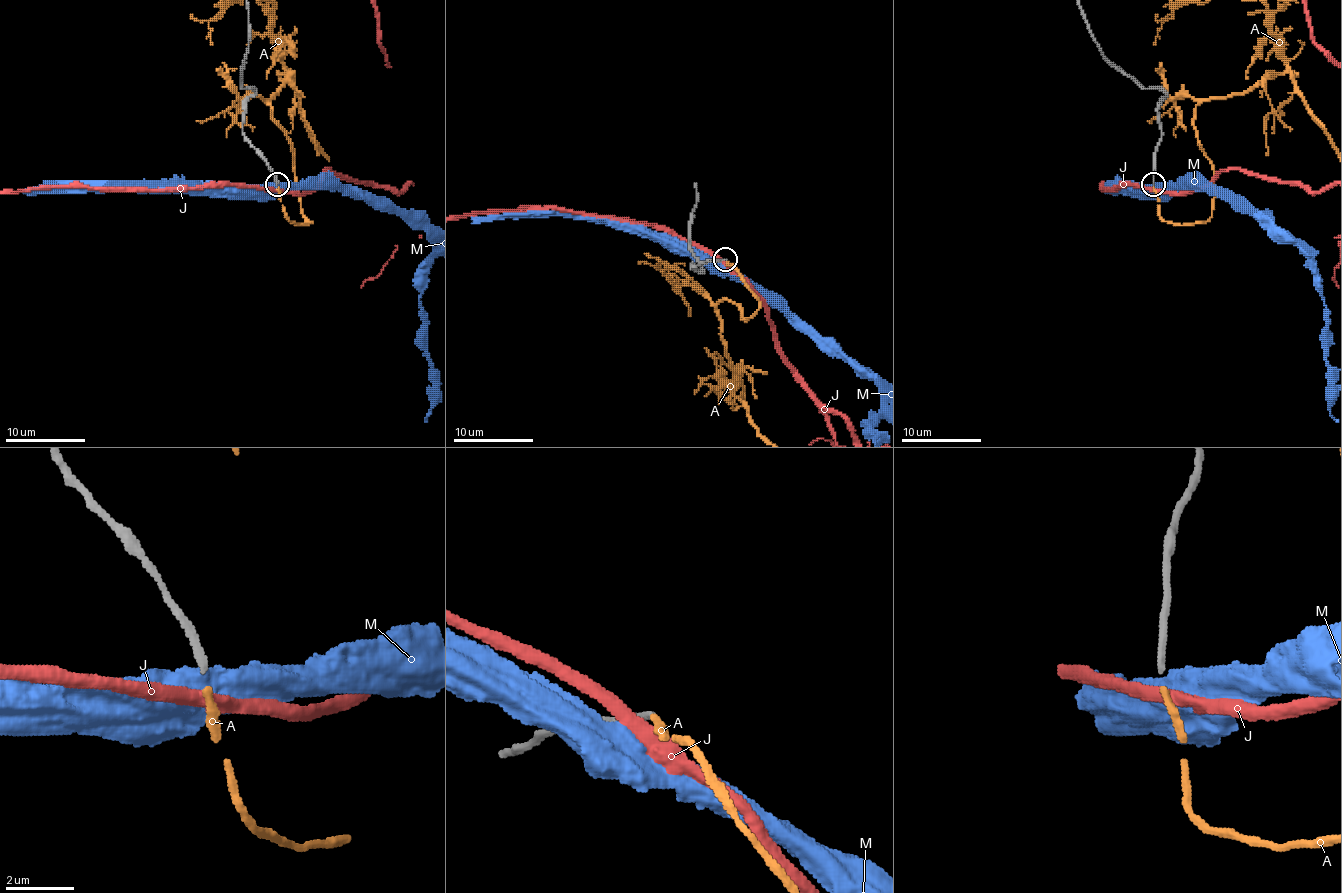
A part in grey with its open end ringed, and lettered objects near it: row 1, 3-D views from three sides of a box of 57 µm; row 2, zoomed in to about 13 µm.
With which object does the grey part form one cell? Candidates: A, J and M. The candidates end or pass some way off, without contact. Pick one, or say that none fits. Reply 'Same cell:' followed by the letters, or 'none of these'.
Same cell: A

